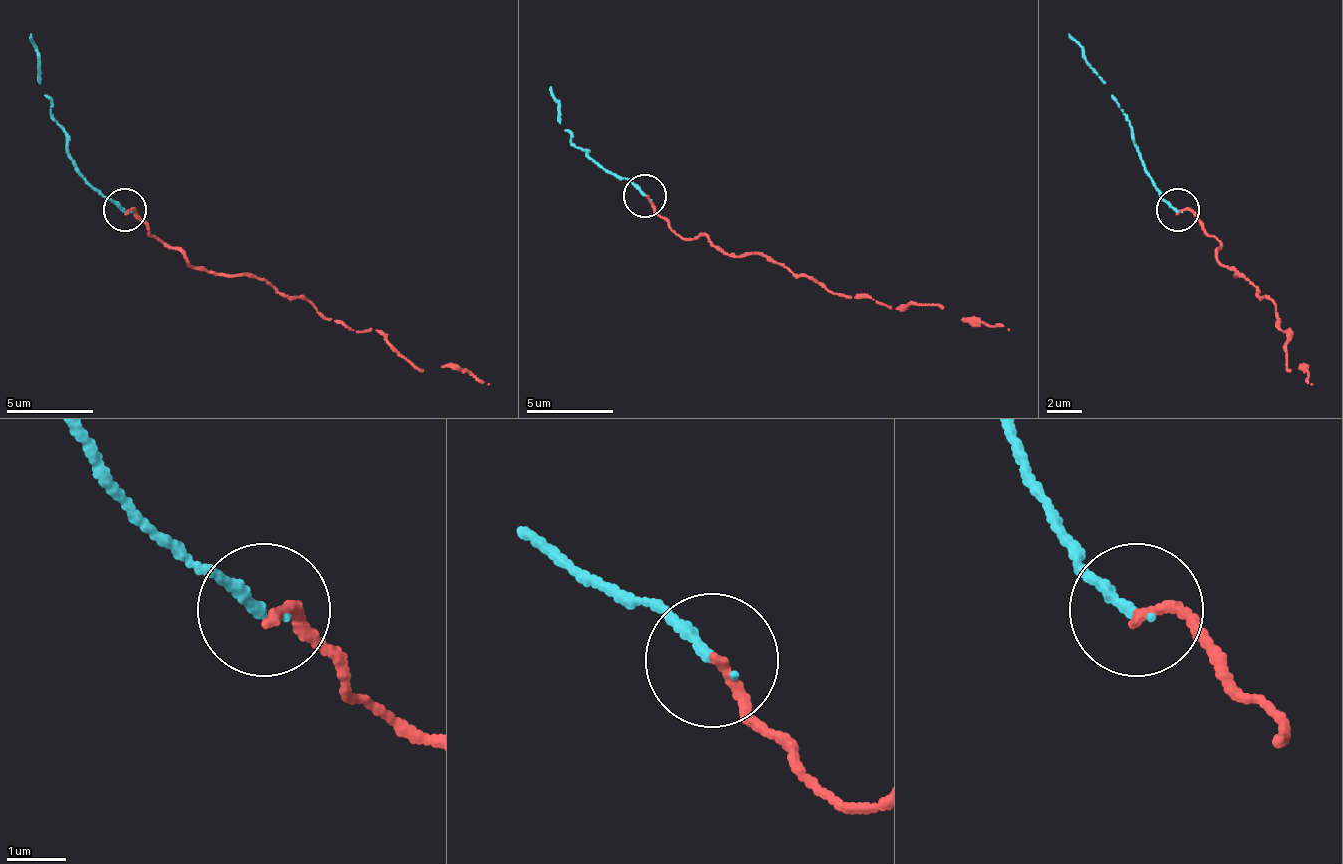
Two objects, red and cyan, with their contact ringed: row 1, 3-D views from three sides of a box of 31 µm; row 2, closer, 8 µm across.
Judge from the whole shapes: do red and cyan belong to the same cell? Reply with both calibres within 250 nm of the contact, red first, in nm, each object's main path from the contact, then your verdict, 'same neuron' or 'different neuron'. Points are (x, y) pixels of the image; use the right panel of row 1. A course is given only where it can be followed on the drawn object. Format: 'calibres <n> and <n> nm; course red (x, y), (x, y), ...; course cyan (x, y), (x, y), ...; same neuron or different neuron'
calibres 170 and 190 nm; course red (1176, 209), (1220, 243), (1216, 256), (1229, 270), (1242, 274), (1290, 331), (1290, 370), (1303, 365), (1311, 383); course cyan (1176, 209), (1146, 169), (1107, 82), (1067, 34); same neuron

